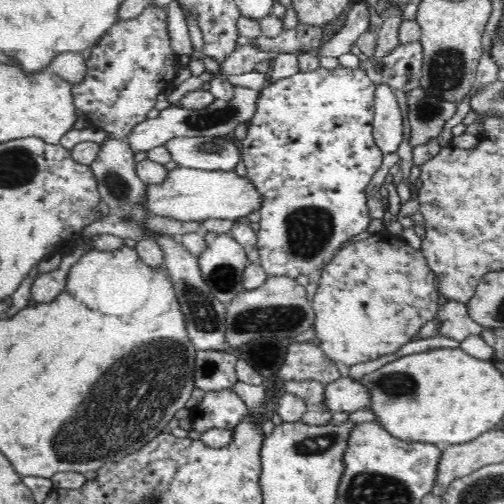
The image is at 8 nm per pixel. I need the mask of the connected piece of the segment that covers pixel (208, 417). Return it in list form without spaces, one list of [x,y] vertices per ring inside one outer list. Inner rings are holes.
[[[228,388],[206,393],[202,403],[185,415],[191,420],[192,429],[204,433],[212,428],[234,430],[248,413],[246,404]]]

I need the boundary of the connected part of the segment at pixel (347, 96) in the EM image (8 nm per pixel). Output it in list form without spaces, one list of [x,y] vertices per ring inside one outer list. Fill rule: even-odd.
[[[339,66],[334,70],[327,70],[324,67],[314,72],[296,72],[288,78],[280,78],[278,82],[269,82],[269,85],[259,91],[257,98],[257,109],[254,116],[249,120],[248,133],[242,140],[241,158],[247,169],[247,178],[251,180],[257,191],[261,194],[262,202],[259,208],[260,230],[257,231],[256,241],[258,241],[258,253],[260,253],[260,265],[268,275],[289,276],[290,278],[304,281],[310,274],[322,270],[336,254],[342,250],[346,242],[352,242],[350,238],[356,238],[358,234],[364,234],[370,226],[369,206],[366,202],[366,186],[370,184],[372,176],[378,172],[382,166],[384,153],[374,144],[372,137],[371,119],[374,116],[375,86],[377,84],[367,75],[363,67],[346,68]]]

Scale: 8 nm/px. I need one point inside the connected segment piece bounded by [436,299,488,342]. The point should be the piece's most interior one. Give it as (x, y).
(455, 322)

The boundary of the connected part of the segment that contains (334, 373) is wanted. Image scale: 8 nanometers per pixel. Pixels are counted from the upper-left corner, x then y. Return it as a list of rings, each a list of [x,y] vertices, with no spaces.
[[[312,342],[290,344],[284,364],[278,372],[280,382],[316,380],[326,385],[341,377],[336,364],[326,357],[320,346]]]

